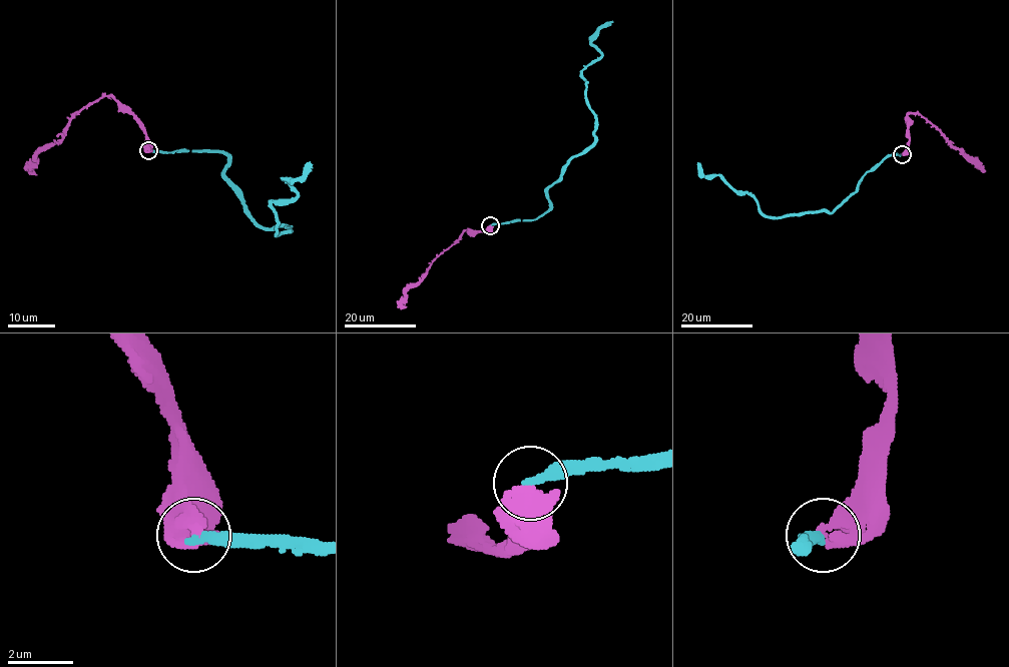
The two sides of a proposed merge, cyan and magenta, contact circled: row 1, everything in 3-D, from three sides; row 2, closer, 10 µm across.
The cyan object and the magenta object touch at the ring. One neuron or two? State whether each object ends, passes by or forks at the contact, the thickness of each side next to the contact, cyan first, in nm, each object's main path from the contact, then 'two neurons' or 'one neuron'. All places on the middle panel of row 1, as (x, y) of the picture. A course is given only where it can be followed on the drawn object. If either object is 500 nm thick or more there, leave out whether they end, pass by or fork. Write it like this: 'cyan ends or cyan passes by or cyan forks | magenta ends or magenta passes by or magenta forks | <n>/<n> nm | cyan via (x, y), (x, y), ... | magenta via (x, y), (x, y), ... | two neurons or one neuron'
320/600 nm | cyan via (490, 225), (545, 211), (547, 190), (594, 140), (595, 113), (582, 72), (601, 54), (591, 37), (611, 21) | magenta via (490, 225), (486, 232), (465, 231), (431, 262), (427, 273), (406, 292), (401, 303), (406, 306) | one neuron

